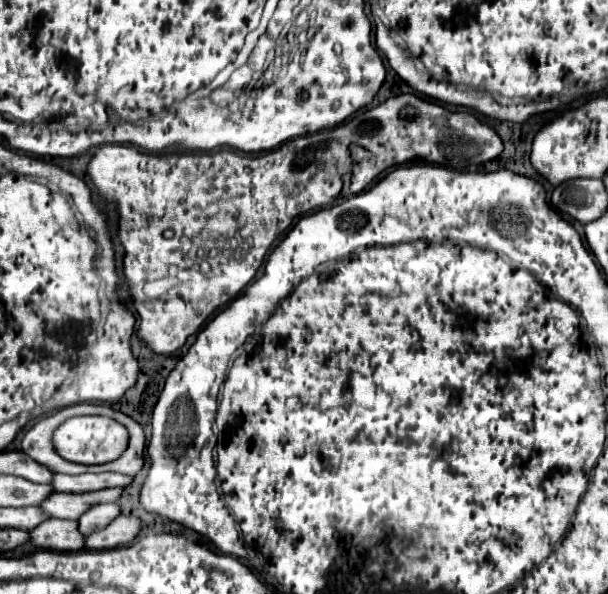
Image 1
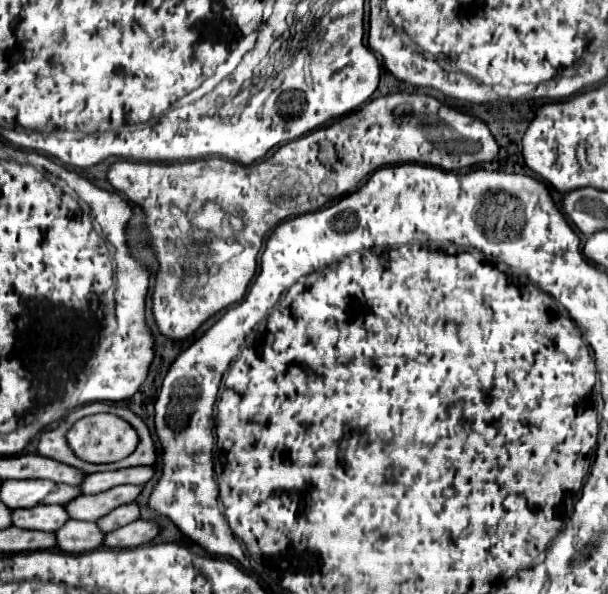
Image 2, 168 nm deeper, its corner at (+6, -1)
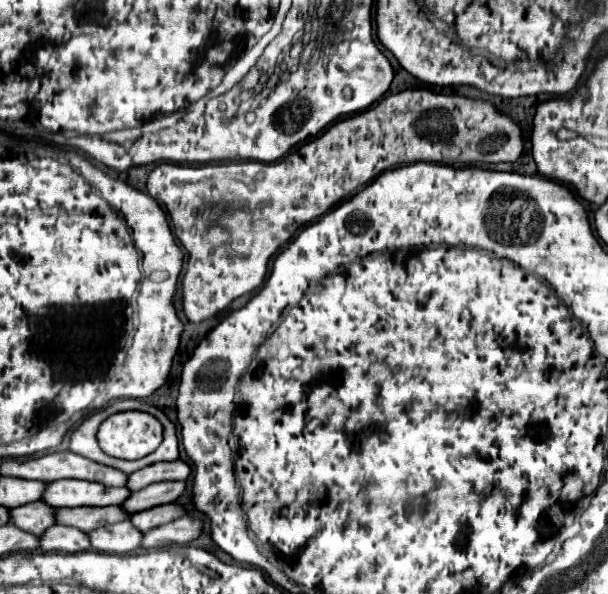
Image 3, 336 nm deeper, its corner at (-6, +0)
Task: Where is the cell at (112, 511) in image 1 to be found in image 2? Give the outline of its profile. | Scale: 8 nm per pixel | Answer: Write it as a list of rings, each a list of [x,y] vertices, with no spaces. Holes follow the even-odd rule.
[[[130,502],[130,504],[118,506],[116,510],[108,512],[106,516],[98,518],[96,524],[98,524],[98,528],[100,528],[102,532],[108,532],[108,530],[116,530],[116,528],[120,528],[120,526],[126,526],[128,522],[138,520],[138,516],[140,516],[140,508],[138,508],[134,502]]]

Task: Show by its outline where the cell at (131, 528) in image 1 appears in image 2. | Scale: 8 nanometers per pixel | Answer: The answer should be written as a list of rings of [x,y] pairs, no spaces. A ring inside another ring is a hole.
[[[134,520],[118,530],[104,534],[102,548],[132,548],[132,546],[152,540],[158,532],[160,532],[158,524],[146,522],[146,520]]]

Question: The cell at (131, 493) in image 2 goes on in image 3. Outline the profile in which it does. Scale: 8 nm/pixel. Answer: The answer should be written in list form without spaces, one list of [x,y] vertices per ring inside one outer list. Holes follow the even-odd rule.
[[[162,481],[162,483],[152,483],[136,493],[130,495],[130,499],[124,505],[126,511],[144,511],[150,507],[158,507],[164,503],[174,503],[176,499],[180,499],[180,495],[186,491],[186,483],[184,481]]]

